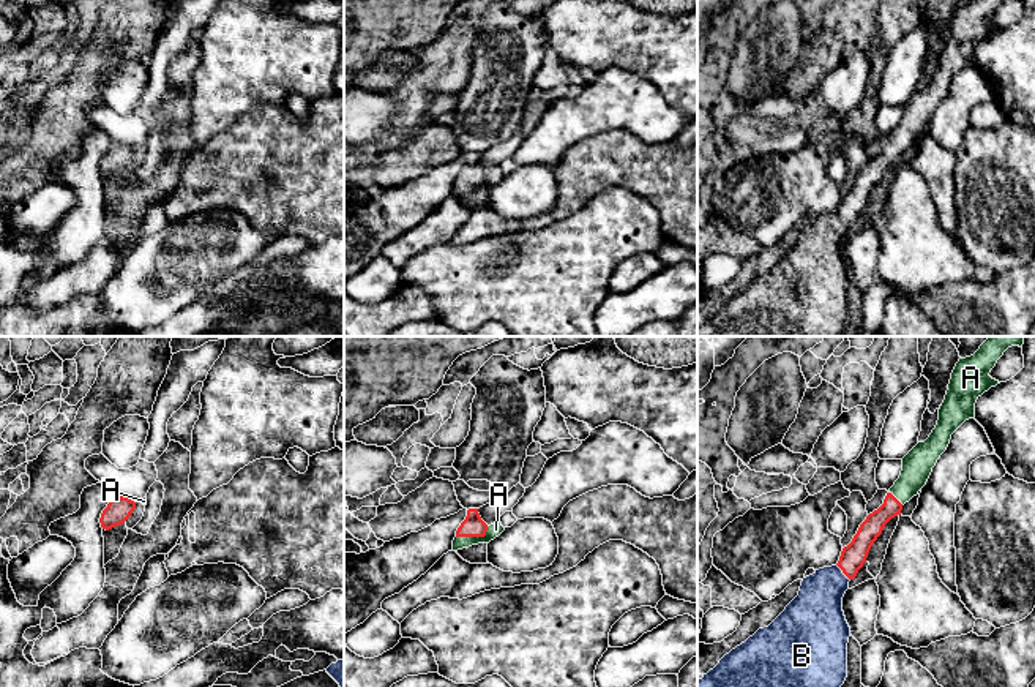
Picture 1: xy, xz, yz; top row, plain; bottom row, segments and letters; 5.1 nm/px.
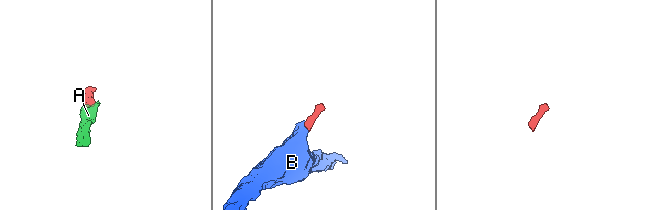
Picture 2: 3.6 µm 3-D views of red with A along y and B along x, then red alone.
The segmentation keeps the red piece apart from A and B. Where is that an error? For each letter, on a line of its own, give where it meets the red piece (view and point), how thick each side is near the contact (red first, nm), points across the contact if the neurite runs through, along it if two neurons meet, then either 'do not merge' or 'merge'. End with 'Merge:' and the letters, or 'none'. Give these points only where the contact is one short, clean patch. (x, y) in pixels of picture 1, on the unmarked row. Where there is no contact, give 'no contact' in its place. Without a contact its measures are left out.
A: meets red in xz at (474, 182); 110 nm thick on the red side, 70 nm on the other; runs through xz (472, 172), (474, 182), (483, 182), (496, 176); merge
B: meets red in yz at (843, 218); 130 nm thick on the red side, 280 nm on the other; runs through yz (852, 202), (843, 218), (821, 240), (816, 259); merge
Merge: A, B

